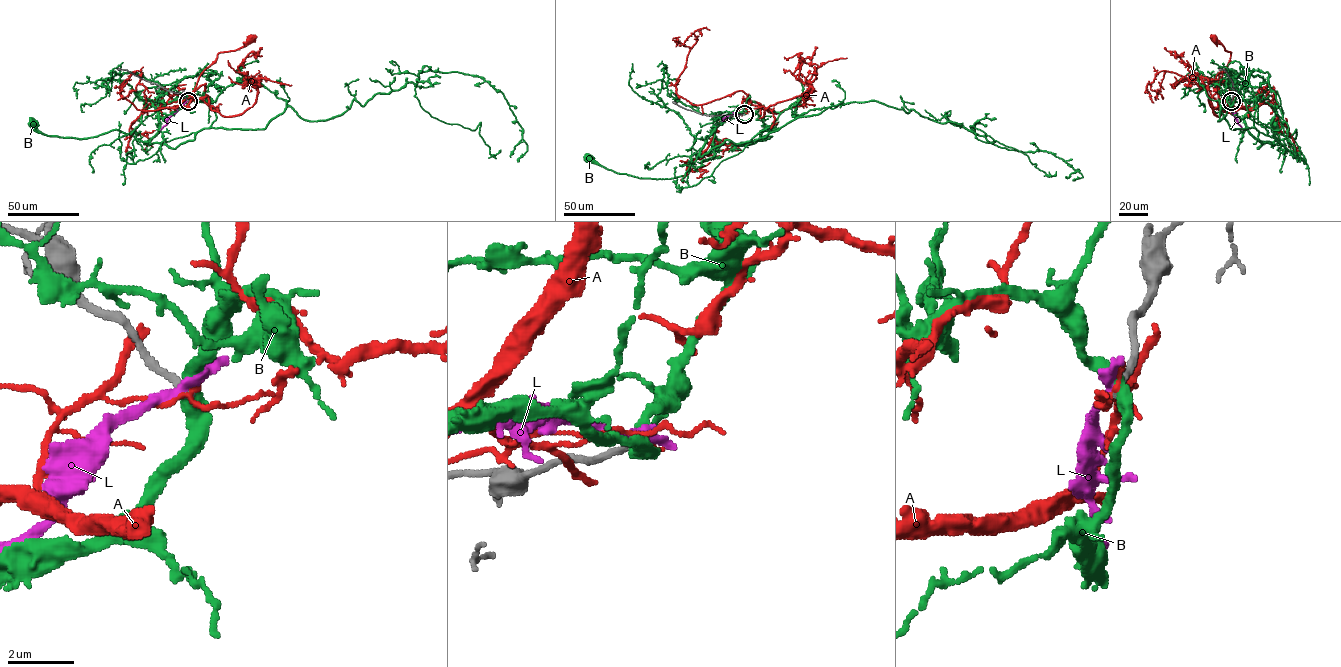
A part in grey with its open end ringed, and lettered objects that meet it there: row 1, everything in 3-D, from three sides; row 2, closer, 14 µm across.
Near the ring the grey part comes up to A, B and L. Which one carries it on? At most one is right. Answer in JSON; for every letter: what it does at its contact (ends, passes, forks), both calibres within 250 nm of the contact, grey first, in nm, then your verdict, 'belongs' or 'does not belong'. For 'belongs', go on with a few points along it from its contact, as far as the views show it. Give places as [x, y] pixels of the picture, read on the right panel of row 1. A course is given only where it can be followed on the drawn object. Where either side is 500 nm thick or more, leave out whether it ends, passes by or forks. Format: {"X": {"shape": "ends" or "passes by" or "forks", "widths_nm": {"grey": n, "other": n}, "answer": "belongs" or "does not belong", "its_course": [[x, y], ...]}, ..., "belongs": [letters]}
{"A": {"shape": "passes by", "widths_nm": {"grey": 200, "other": 150}, "answer": "does not belong"}, "B": {"shape": "passes by", "widths_nm": {"grey": 220, "other": 400}, "answer": "does not belong"}, "L": {"shape": "passes by", "widths_nm": {"grey": 220, "other": 300}, "answer": "does not belong"}, "belongs": []}

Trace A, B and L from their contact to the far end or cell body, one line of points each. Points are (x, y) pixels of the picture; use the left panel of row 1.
A: (188, 101), (181, 105), (187, 106), (200, 74), (219, 53), (238, 49), (252, 39)
B: (188, 100), (159, 117), (159, 129), (148, 141), (116, 129), (79, 138), (48, 135), (32, 125)
L: (188, 100), (160, 130)

